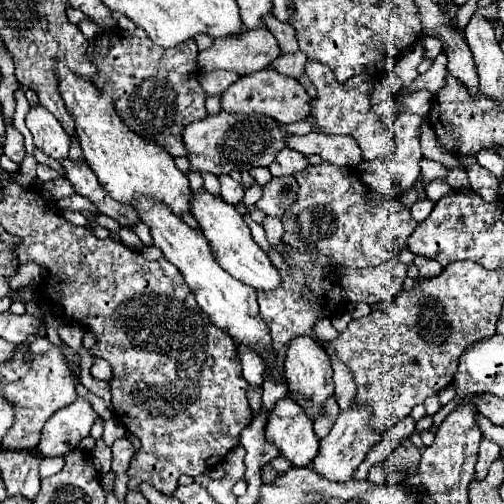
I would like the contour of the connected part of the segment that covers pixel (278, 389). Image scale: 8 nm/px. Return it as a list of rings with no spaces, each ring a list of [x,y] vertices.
[[[265,380],[265,388],[263,388],[263,408],[269,414],[275,408],[275,402],[287,396],[287,388],[285,384],[271,384],[269,380]]]

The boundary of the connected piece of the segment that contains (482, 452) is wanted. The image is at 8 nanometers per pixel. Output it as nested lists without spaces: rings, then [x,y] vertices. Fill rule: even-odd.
[[[487,438],[481,440],[481,448],[479,448],[479,458],[475,464],[475,480],[481,480],[489,466],[495,462],[495,458],[499,458],[499,446]]]

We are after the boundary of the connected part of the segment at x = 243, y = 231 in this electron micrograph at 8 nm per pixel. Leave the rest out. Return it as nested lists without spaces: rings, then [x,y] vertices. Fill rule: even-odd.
[[[205,188],[199,192],[193,192],[191,198],[191,214],[197,218],[205,238],[209,240],[219,264],[237,280],[241,280],[247,286],[253,286],[257,292],[267,292],[281,286],[281,274],[269,260],[269,256],[257,246],[257,242],[251,238],[251,232],[243,220],[243,216],[231,206],[225,204],[219,196],[211,196]]]

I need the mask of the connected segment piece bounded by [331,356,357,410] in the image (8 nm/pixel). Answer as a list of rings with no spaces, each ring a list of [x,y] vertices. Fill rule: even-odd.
[[[331,356],[331,364],[333,364],[333,376],[335,376],[335,394],[341,394],[341,410],[347,410],[351,408],[353,400],[355,400],[355,392],[357,392],[357,386],[353,382],[353,376],[351,372],[345,368],[345,364],[341,364],[339,360],[335,360],[335,356]]]

